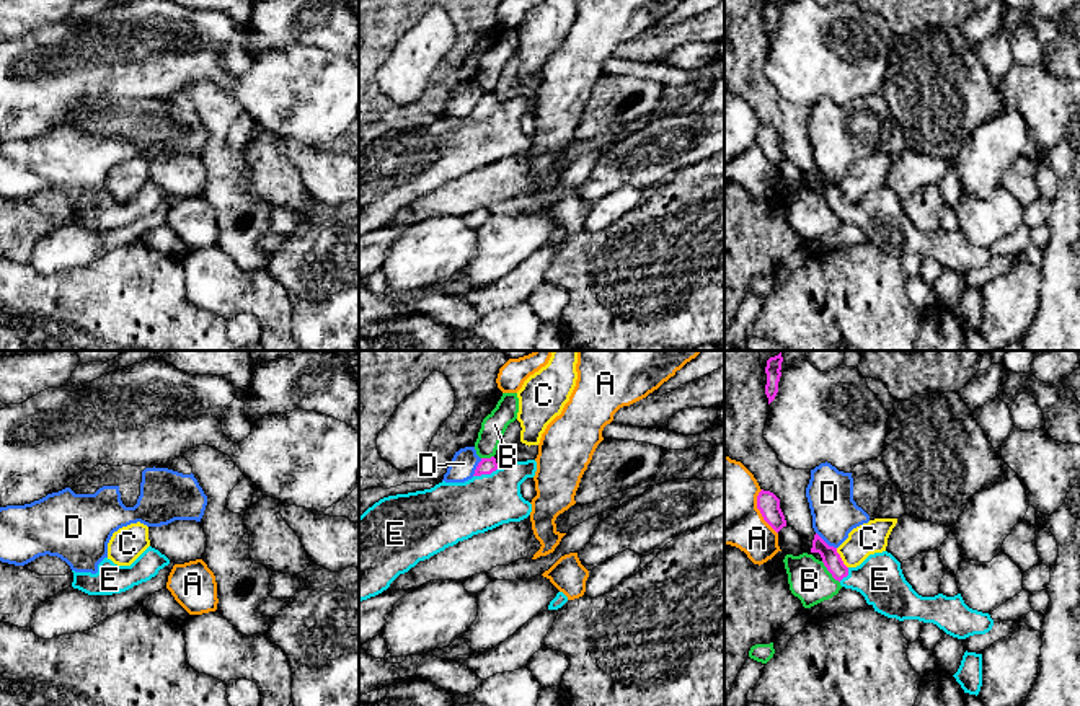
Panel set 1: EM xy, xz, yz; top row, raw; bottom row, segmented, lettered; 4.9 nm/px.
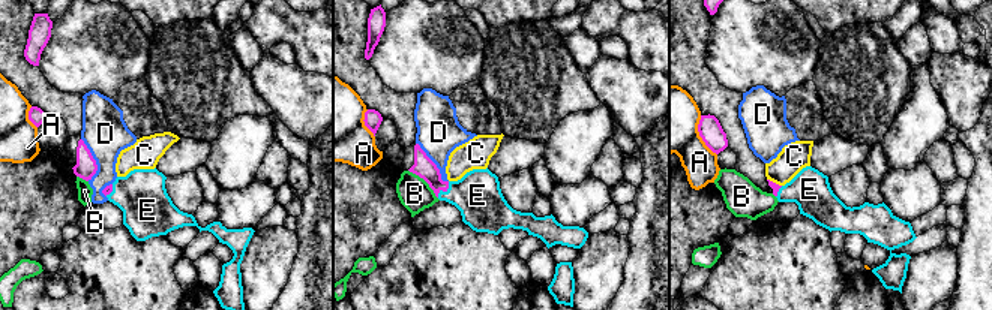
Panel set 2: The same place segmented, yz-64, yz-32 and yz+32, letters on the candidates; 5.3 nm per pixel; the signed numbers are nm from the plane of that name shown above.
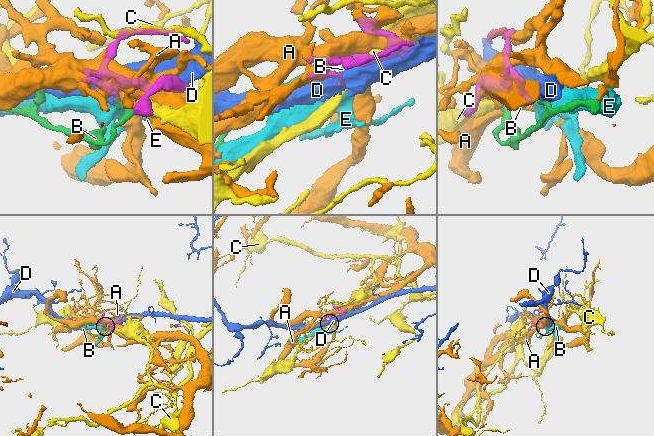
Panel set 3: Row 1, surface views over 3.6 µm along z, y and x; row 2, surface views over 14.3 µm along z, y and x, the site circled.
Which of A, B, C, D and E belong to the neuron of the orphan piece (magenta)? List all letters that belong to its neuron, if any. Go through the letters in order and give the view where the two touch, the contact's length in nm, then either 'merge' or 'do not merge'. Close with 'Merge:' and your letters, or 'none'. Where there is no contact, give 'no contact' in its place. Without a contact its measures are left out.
A: contact in yz; length 240 nm; do not merge
B: contact in yz; length 140 nm; do not merge
C: contact in yz; length 120 nm; do not merge
D: contact in yz; length 130 nm; do not merge
E: contact in xz; length 140 nm; merge
Merge: E

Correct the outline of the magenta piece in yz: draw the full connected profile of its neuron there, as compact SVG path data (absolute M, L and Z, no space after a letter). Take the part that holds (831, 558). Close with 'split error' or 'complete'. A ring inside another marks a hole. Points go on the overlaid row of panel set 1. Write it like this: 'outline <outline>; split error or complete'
outline M816 533L811 553L821 554L824 566L842 587L860 592L874 611L887 618L933 623L958 639L985 634L994 626L990 615L969 608L961 593L918 595L905 580L901 563L887 551L870 554L860 566L847 567L837 548Z; split error

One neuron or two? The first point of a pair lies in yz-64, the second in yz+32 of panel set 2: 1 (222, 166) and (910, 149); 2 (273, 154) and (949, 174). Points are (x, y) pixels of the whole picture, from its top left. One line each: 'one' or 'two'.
1: one
2: one

